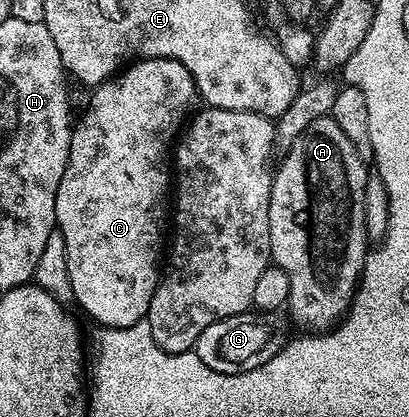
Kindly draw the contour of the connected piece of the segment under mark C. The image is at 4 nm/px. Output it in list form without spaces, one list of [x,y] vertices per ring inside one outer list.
[[[139,59],[130,62],[124,69],[118,71],[112,79],[106,79],[104,83],[92,88],[90,95],[93,96],[89,99],[89,108],[82,113],[78,123],[76,120],[73,127],[71,149],[67,157],[67,169],[63,173],[63,181],[59,181],[59,193],[55,197],[56,230],[60,231],[67,249],[67,273],[69,274],[69,284],[73,290],[72,302],[78,303],[101,327],[126,327],[127,325],[135,325],[148,316],[151,297],[159,282],[157,266],[160,263],[162,266],[163,263],[161,238],[167,235],[167,220],[171,215],[171,144],[178,138],[179,132],[190,114],[189,106],[192,105],[193,99],[195,103],[198,93],[191,73],[187,73],[187,69],[179,61],[174,59]]]

